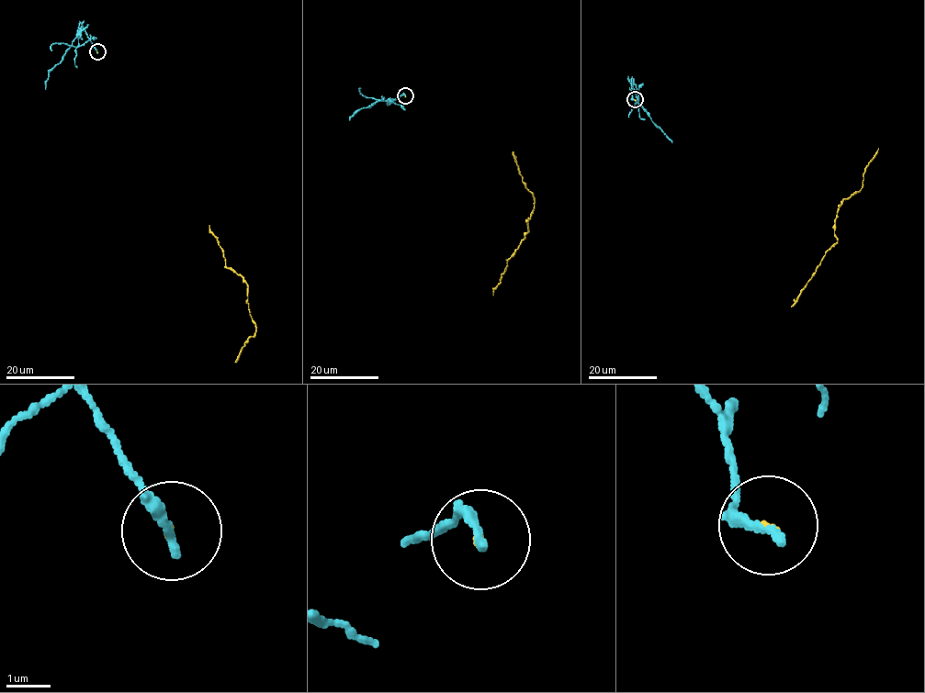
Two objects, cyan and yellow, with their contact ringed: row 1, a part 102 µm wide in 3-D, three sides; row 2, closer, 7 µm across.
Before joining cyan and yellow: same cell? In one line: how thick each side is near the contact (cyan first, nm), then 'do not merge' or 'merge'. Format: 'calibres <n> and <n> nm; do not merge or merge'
calibres 240 and 70 nm; do not merge

